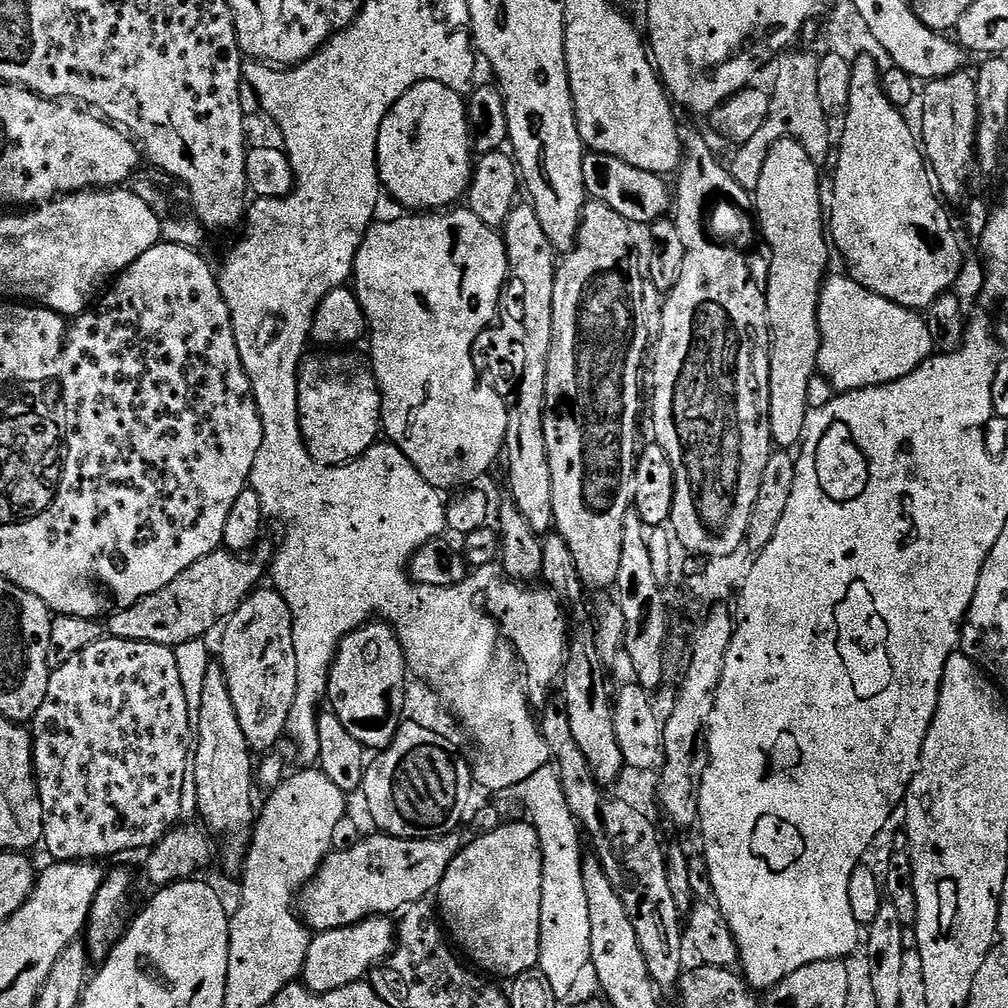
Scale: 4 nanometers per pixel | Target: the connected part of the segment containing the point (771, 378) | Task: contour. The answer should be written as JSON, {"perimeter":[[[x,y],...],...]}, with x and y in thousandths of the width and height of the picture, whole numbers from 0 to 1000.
{"perimeter":[[[773,139],[760,153],[748,191],[753,229],[758,231],[765,226],[774,226],[774,242],[768,243],[764,249],[764,261],[760,267],[764,330],[764,348],[760,353],[760,384],[764,387],[763,425],[766,439],[774,446],[789,445],[797,438],[804,408],[802,380],[811,368],[813,331],[810,313],[813,286],[822,269],[821,246],[823,250],[819,206],[813,203],[813,171],[804,153],[800,153],[792,141]]]}

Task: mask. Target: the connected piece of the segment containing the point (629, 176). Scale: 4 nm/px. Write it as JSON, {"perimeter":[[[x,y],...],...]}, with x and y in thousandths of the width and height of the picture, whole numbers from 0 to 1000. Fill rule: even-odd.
{"perimeter":[[[582,152],[578,159],[577,173],[580,191],[586,197],[605,204],[611,212],[616,212],[625,224],[647,223],[666,209],[667,190],[658,176],[633,169],[607,154]]]}

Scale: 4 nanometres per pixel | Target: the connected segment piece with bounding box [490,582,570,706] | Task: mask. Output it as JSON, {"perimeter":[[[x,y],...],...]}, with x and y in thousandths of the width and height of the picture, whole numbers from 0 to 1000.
{"perimeter":[[[512,577],[501,578],[501,583],[496,583],[488,591],[488,603],[486,607],[494,616],[499,630],[508,634],[508,639],[512,642],[512,647],[516,650],[516,655],[520,658],[520,667],[524,670],[524,683],[522,682],[522,690],[529,699],[536,700],[543,695],[548,683],[553,682],[557,674],[562,658],[562,652],[565,646],[563,639],[563,615],[560,612],[561,604],[555,595],[543,585],[535,587],[532,581],[517,581]]]}

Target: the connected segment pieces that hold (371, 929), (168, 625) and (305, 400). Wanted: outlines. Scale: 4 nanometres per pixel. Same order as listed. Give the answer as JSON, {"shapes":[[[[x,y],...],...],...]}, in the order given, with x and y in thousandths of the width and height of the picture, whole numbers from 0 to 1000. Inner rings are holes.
{"shapes":[[[[368,909],[347,920],[311,928],[298,967],[304,981],[317,987],[356,975],[369,958],[382,953],[392,941],[393,921],[387,914],[386,910]]],[[[226,546],[210,548],[186,563],[168,581],[135,595],[133,601],[114,606],[107,617],[106,628],[119,635],[145,636],[170,643],[203,632],[215,618],[216,621],[230,610],[259,578],[258,573],[264,567],[263,556],[246,554]]],[[[303,352],[296,367],[294,400],[301,406],[298,409],[298,430],[302,432],[302,440],[313,460],[344,460],[374,439],[378,432],[377,386],[373,384],[373,374],[362,358],[360,361],[345,353]]]]}

